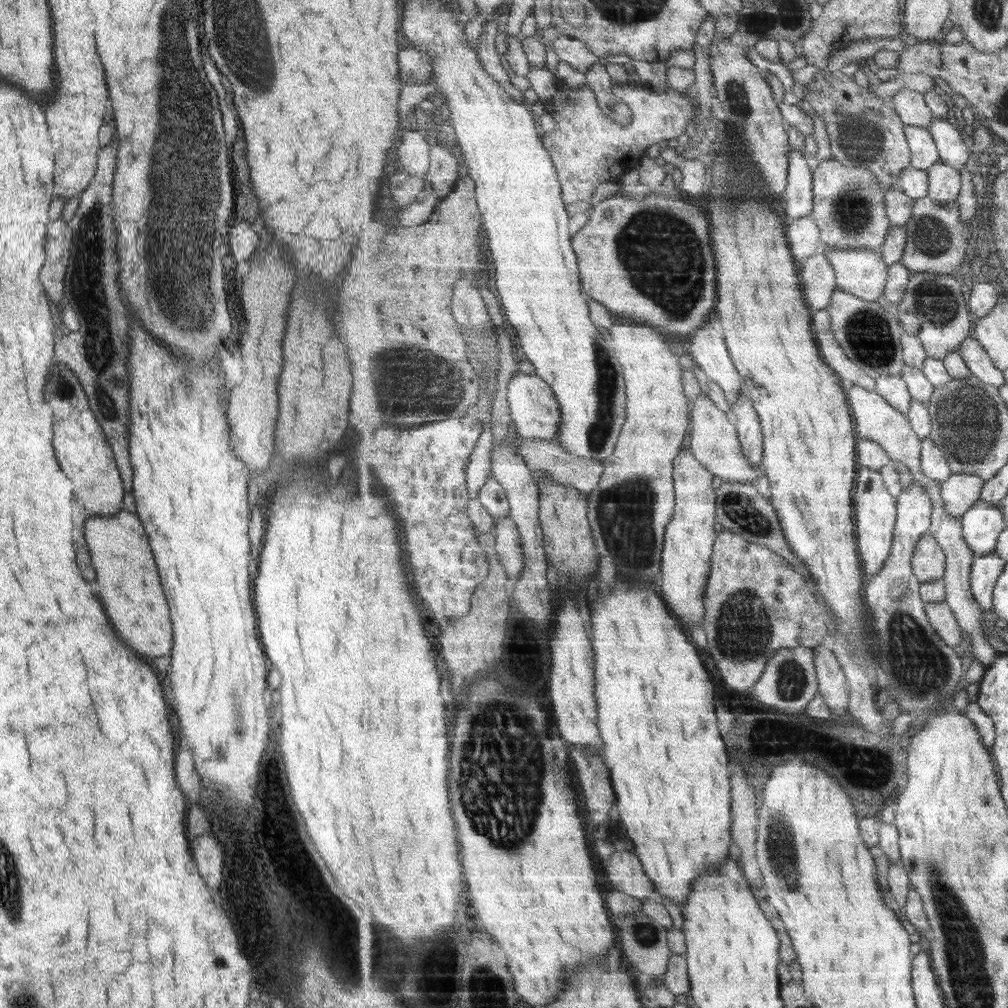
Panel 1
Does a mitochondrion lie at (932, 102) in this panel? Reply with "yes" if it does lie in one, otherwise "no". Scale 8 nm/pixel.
no

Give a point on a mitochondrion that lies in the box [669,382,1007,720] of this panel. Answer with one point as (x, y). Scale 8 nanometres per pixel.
(921, 669)

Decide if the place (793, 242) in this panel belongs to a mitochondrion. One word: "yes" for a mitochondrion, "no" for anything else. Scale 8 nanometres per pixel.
no

